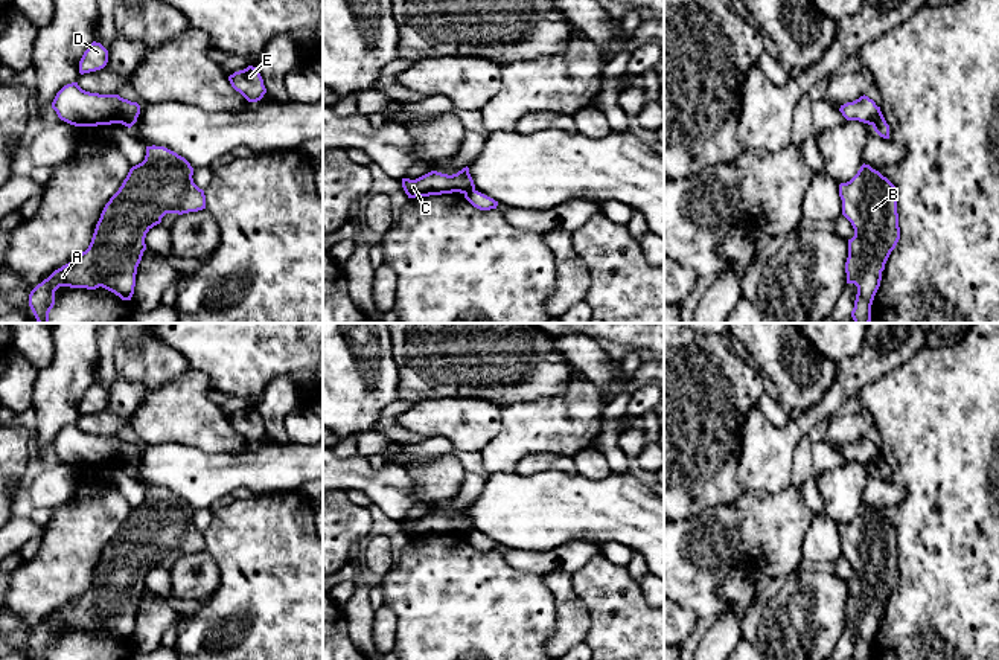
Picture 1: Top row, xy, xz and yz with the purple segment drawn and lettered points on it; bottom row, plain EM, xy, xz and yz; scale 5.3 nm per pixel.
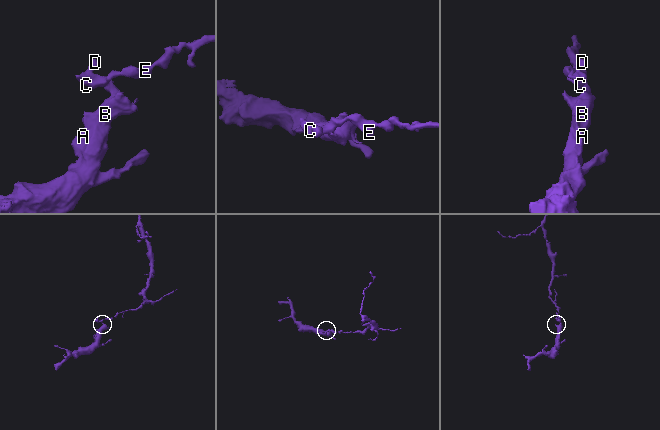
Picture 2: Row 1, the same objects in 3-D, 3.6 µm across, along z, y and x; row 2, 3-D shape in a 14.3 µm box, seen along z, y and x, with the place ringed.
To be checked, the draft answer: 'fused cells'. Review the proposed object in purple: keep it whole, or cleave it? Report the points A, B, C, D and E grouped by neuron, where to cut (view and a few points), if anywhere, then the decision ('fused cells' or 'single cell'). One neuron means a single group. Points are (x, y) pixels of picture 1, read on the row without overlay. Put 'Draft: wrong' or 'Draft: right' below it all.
A B / C D E; cut in yz along (879, 448), (871, 465); fused cells
Draft: right

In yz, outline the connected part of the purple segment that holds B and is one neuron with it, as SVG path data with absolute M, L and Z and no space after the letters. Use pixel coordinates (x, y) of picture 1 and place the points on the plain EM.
M862 506L857 515L839 526L842 556L851 564L854 578L848 581L845 604L847 625L857 628L853 660L871 660L871 646L880 628L885 605L900 581L895 527L870 506Z

